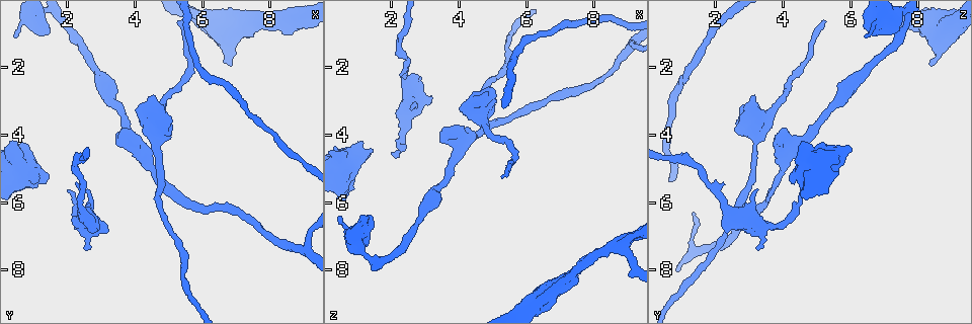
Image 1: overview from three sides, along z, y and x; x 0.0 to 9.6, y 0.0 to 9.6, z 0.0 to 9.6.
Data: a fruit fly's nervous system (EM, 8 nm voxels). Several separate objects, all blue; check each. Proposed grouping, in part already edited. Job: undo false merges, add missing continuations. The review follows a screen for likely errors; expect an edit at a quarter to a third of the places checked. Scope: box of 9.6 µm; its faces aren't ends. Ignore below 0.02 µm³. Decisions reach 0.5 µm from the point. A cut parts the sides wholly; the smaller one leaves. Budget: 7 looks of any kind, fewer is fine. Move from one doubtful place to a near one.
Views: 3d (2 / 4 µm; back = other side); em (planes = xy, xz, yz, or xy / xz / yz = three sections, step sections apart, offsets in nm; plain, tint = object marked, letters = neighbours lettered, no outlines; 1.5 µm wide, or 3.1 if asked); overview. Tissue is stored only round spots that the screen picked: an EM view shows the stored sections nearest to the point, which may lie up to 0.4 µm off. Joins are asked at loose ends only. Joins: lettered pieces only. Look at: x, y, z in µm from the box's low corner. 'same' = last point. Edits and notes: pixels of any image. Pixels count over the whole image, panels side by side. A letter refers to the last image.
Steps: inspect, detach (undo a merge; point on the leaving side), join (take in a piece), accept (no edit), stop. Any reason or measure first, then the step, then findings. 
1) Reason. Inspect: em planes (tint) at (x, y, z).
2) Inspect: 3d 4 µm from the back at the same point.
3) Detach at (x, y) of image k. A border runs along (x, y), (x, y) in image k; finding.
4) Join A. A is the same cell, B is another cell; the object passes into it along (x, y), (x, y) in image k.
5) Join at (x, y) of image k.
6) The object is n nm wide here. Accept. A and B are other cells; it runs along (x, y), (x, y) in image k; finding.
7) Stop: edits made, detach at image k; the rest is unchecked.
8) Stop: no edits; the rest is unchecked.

Branch stops here. Inspect: em planes (plain) at (5.30, 0.60, 5.25).

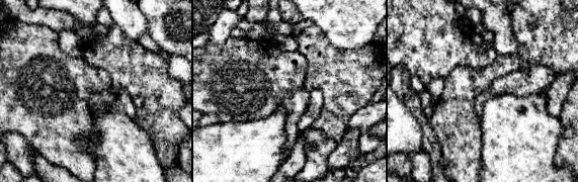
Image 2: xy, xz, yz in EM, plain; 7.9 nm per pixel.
See the neighbours. Inspect: em planes (letters) at the same point.

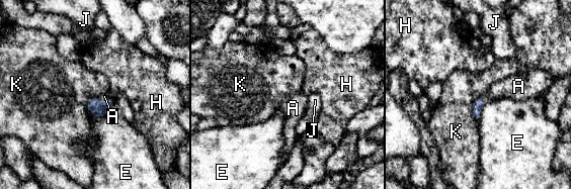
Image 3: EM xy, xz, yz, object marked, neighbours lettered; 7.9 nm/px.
Join A. A is the same cell, E, H, J and K are other cells; the object passes into it along (98, 107), (105, 100), (104, 96) in image 3; the neuron continues.

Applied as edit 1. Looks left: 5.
Inspect: overview.

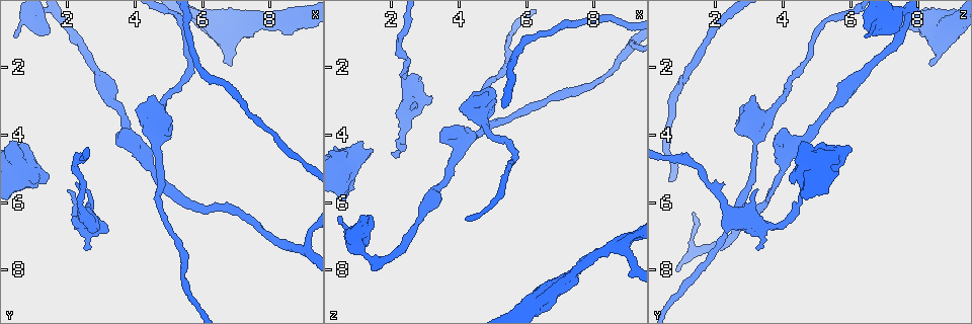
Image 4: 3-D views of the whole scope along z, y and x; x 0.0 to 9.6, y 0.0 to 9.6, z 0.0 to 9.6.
Inspect: em planes (tint) at (3.45, 3.95, 4.20).

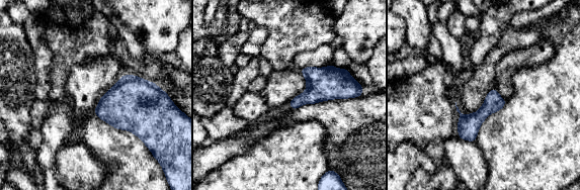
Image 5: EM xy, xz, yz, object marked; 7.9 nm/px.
What lies round it. Inspect: em planes (letters) at the same point.

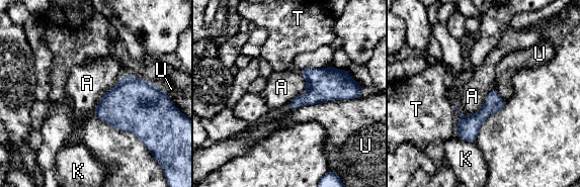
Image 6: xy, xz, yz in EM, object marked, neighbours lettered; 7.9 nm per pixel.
Accept. A, K, T and U are other cells; it runs along (494, 92), (493, 103), (462, 136) in image 6; no lettered piece goes on from it.

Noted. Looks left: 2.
Free end. Inspect: em yz step 8 (tint) at (2.00, 5.70, 4.55).

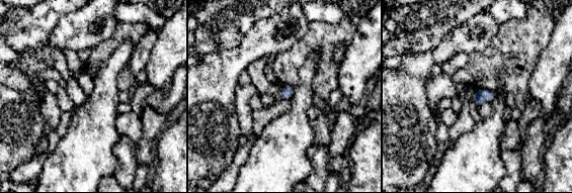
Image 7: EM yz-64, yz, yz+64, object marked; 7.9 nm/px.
Another direction. Inspect: em planes (letters) at the same point.

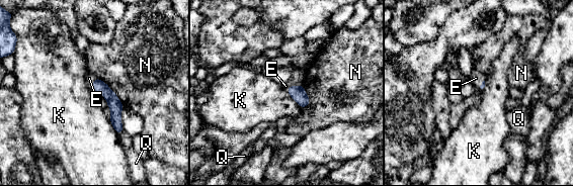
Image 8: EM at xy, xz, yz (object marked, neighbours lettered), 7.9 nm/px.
Join E. E is the same cell, K, N and Q are other cells; it goes on there.

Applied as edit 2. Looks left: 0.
Stop: edits made, join at image 3, join at image 8; the rest is unchecked.

